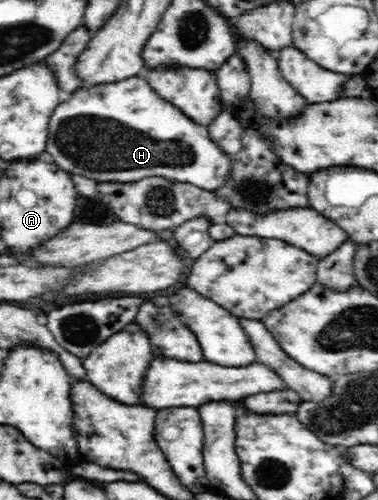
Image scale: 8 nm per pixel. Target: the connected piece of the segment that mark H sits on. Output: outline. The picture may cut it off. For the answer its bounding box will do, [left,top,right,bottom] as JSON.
[46,76,232,192]

